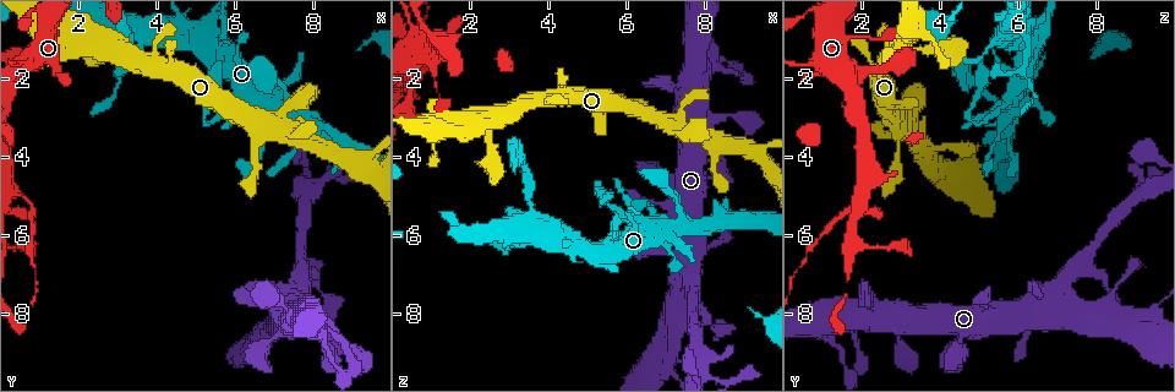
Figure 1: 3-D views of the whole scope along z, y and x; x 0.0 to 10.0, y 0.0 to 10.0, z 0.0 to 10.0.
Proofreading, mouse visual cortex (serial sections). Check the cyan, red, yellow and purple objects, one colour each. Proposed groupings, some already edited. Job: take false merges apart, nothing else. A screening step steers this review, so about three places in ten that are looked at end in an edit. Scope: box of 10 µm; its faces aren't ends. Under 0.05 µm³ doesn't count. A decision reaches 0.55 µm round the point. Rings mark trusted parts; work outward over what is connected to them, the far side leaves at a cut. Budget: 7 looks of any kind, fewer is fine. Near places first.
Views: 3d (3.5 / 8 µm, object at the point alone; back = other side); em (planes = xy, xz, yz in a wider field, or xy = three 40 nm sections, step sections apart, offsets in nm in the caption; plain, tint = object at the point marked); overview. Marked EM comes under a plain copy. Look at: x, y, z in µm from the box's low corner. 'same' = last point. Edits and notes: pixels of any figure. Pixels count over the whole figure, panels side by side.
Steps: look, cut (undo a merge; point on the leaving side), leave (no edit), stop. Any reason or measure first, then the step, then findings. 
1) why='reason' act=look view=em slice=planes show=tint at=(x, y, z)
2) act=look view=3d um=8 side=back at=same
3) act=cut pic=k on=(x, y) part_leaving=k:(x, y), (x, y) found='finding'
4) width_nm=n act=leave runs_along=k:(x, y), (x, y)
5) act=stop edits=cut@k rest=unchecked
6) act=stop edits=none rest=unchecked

why='calibre changes' act=look view=3d um=8 at=(5.95, 2.70, 5.50)

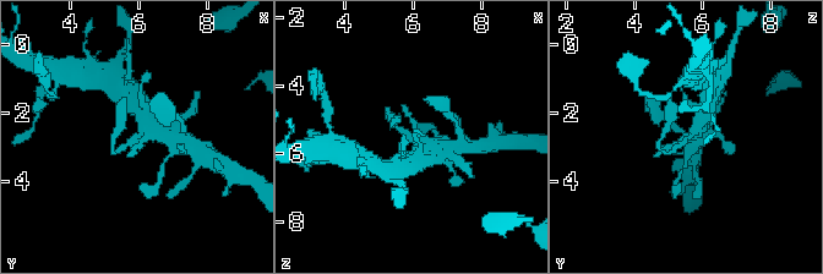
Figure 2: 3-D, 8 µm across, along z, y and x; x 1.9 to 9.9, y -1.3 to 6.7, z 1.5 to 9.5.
act=look view=3d um=3.5 at=same

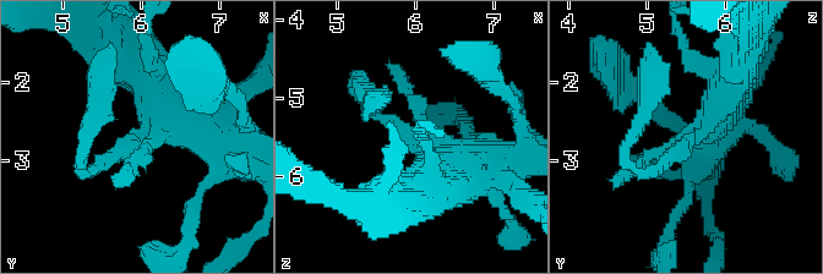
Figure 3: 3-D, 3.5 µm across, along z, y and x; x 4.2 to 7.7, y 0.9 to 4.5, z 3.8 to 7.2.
arm_widths_nm=150,450 why='need the tissue' act=look view=em slice=xy step=1 show=tint at=(5.95, 2.80, 5.55)

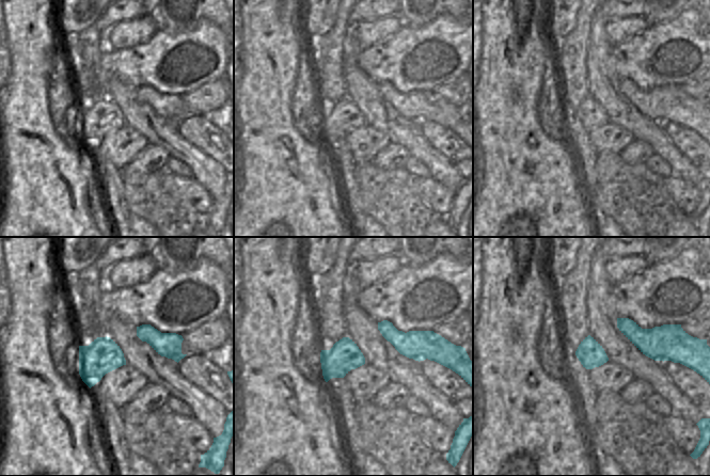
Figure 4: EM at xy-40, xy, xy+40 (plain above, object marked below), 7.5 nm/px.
act=leave runs_along=3:(735, 74), (704, 130), (642, 171) found='one cell here'

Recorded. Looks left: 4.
why='three-way junction' act=look view=3d um=3.5 at=(7.95, 5.00, 9.05)

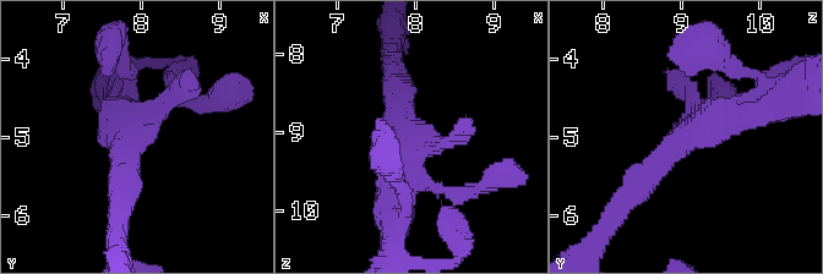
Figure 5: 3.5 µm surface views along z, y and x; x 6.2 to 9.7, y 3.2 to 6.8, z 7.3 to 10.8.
why='shape alone is not enough' act=look view=em slice=xy step=5 show=tint at=(7.90, 5.00, 9.00)

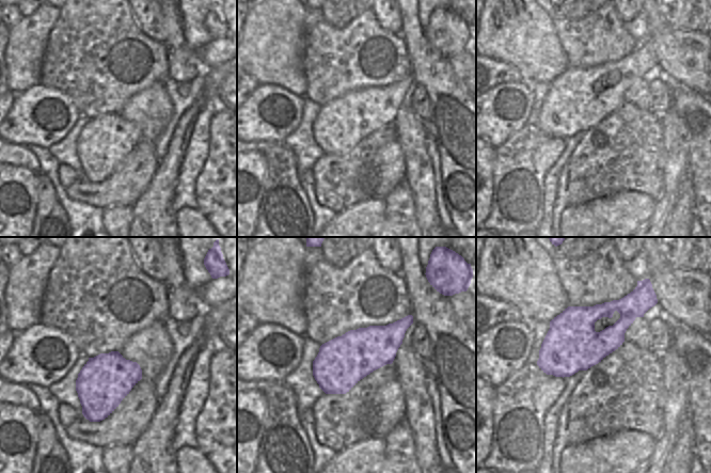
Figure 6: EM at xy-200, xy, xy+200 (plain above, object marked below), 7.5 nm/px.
act=leave runs_along=5:(121, 195), (121, 146), (189, 77) found='continuous, no second cell'

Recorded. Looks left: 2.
why='abrupt turn' act=look view=3d um=3.5 side=back at=(8.15, 8.30, 1.70)

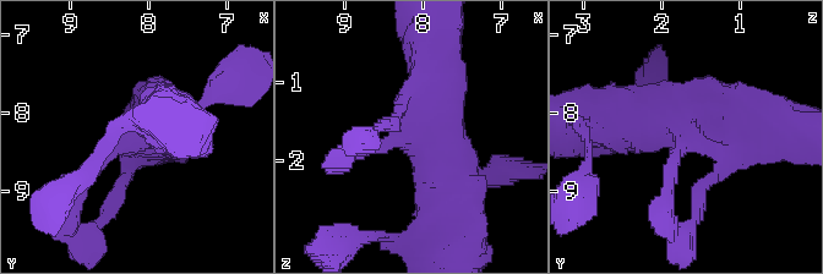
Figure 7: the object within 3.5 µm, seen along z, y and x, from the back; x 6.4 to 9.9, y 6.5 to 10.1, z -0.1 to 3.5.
why='now the EM' act=look view=em slice=xy step=1 show=tint at=(8.15, 8.30, 1.65)

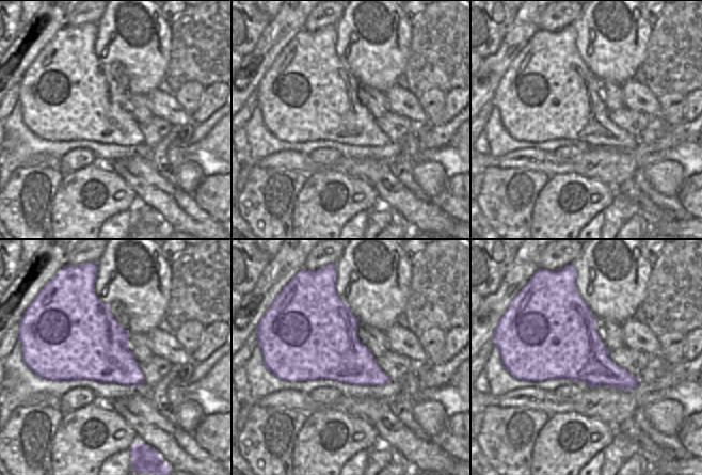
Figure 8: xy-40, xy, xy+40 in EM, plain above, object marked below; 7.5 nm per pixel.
act=leave runs_along=7:(446, 222), (439, 74) found='continuous, no second cell'

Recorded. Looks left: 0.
act=stop edits=none rest=unchecked

